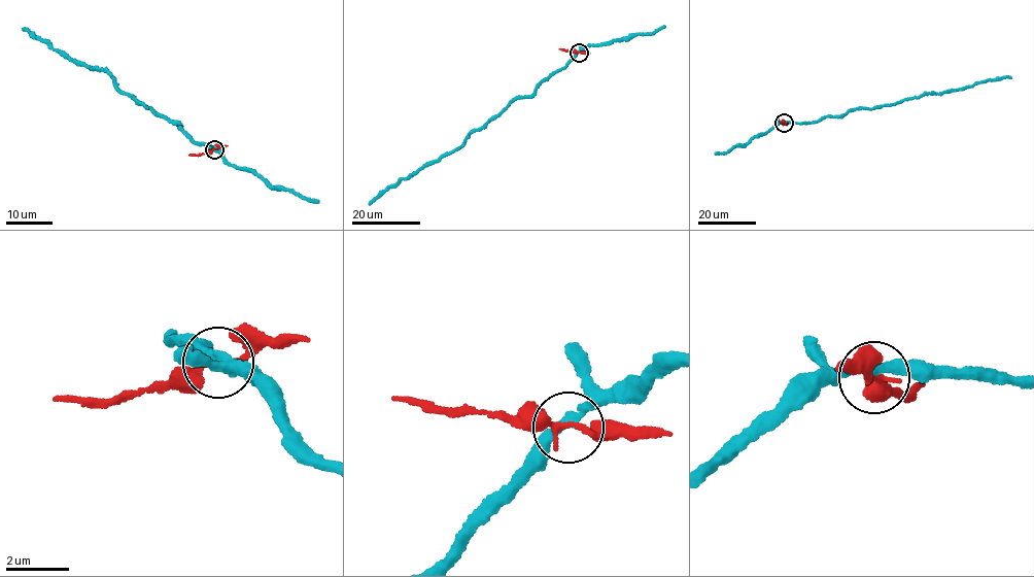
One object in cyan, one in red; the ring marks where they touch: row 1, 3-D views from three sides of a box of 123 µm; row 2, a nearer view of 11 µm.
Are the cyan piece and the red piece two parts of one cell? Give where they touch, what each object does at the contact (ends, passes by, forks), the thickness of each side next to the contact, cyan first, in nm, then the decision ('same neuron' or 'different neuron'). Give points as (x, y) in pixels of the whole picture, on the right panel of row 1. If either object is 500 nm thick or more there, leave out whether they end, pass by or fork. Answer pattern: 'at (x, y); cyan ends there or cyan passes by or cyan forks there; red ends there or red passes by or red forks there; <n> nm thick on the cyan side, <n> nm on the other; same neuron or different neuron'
at (784, 123); cyan passes by; red passes by; 280 nm thick on the cyan side, 190 nm on the other; different neuron

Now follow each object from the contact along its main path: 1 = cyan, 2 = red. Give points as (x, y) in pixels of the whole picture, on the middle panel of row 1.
1: (579, 52), (530, 96), (516, 97), (457, 147), (388, 185), (369, 204)
2: (579, 52), (559, 48)

